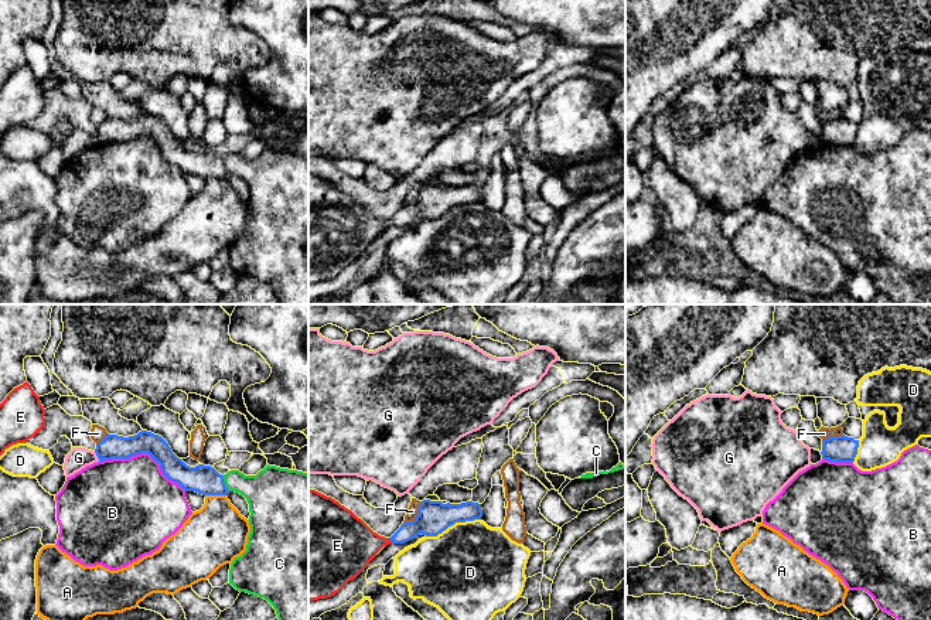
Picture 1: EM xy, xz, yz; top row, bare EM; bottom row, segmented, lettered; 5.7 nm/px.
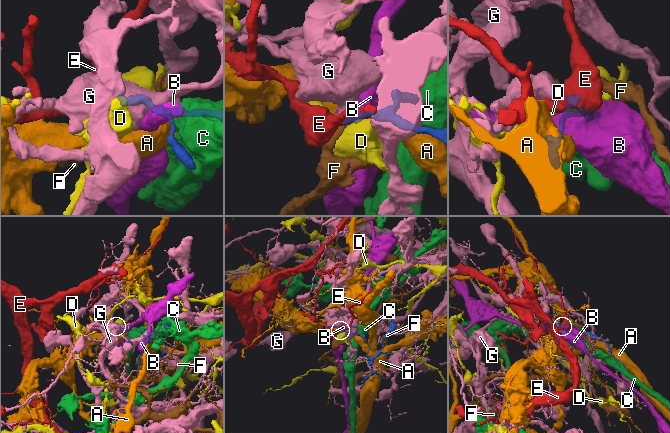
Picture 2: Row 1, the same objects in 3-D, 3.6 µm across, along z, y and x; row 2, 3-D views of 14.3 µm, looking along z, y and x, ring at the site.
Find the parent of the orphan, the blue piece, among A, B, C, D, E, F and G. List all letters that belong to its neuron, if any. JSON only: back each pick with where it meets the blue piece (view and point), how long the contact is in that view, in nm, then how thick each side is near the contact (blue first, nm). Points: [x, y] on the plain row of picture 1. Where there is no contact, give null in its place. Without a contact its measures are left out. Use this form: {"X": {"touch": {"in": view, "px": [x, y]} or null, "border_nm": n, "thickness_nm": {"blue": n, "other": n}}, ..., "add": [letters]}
{"E": {"touch": {"in": "xz", "px": [391, 222]}, "border_nm": 40, "thickness_nm": {"blue": 170, "other": 320}}, "add": ["E"]}

